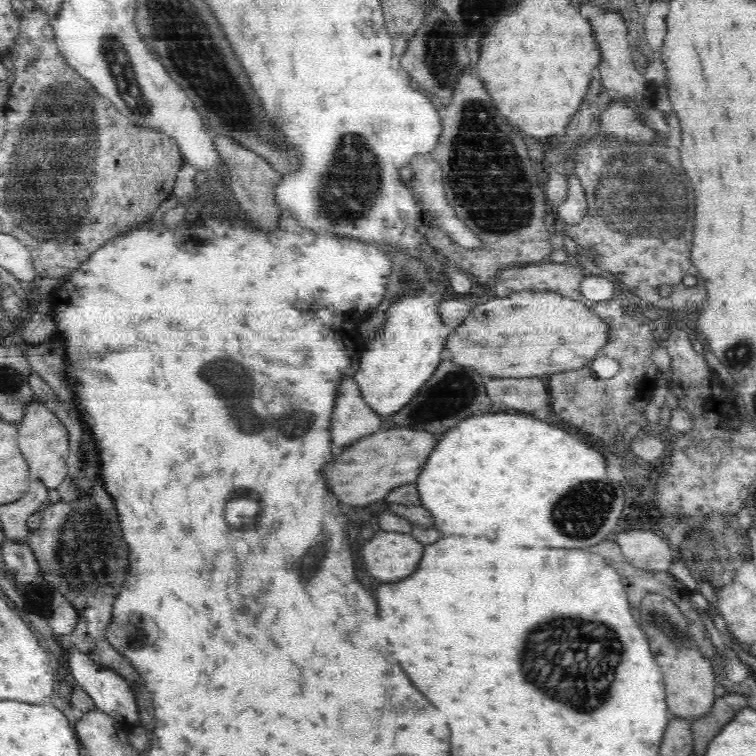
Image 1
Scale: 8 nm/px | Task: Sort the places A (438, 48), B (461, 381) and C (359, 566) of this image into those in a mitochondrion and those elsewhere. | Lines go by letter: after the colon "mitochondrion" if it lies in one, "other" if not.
A: mitochondrion
B: mitochondrion
C: other

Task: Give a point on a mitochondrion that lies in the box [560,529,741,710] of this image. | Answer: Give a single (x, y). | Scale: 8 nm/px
(669, 628)

